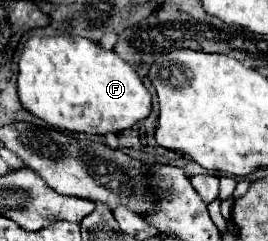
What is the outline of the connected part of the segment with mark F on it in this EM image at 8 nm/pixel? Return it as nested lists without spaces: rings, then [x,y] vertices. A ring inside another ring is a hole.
[[[72,35],[28,39],[18,61],[18,95],[24,109],[52,127],[86,135],[122,133],[152,111],[152,95],[126,61],[94,41]]]

